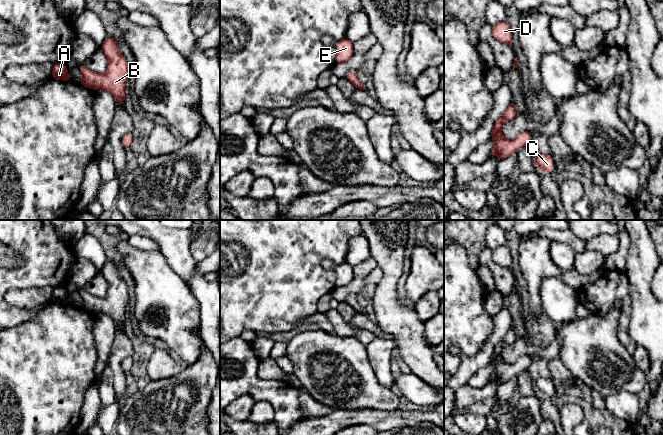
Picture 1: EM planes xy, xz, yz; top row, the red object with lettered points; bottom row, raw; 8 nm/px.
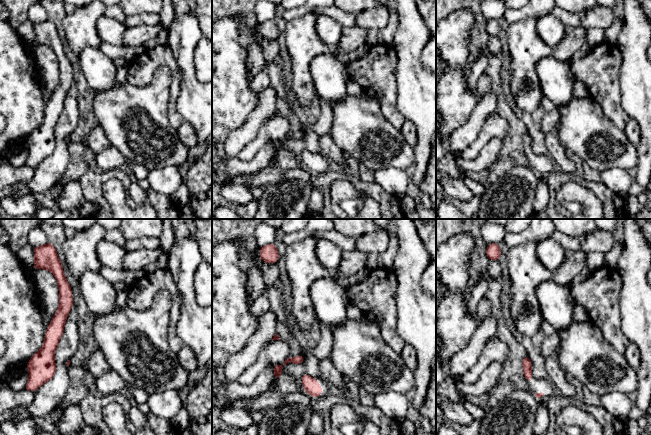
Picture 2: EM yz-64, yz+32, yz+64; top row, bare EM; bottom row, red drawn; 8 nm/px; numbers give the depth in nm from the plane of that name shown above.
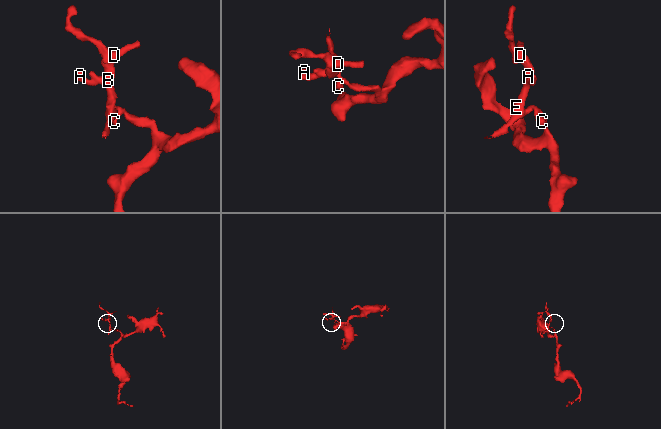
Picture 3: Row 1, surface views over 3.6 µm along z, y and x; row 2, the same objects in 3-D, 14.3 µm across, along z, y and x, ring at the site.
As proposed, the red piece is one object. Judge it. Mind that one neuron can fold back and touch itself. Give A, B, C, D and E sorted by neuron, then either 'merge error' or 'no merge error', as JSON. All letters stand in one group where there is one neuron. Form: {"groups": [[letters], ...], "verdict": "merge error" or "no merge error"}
{"groups": [["A", "B", "C", "D", "E"]], "verdict": "no merge error"}

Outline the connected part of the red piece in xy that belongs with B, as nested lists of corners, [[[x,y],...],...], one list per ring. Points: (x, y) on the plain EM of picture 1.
[[[109,259],[100,272],[108,282],[106,295],[98,298],[84,289],[79,289],[77,291],[82,298],[82,304],[78,307],[93,314],[104,313],[114,321],[115,326],[124,328],[128,305],[127,284],[120,276],[115,263]]]

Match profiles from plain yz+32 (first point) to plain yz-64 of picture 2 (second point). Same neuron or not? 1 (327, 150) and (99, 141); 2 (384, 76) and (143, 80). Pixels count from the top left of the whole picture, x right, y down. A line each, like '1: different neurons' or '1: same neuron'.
1: same neuron
2: same neuron

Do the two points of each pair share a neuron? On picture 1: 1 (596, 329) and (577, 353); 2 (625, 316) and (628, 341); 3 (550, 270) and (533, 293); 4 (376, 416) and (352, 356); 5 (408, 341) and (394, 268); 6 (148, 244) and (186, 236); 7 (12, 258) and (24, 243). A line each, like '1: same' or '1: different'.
1: same
2: same
3: same
4: different
5: same
6: different
7: different

